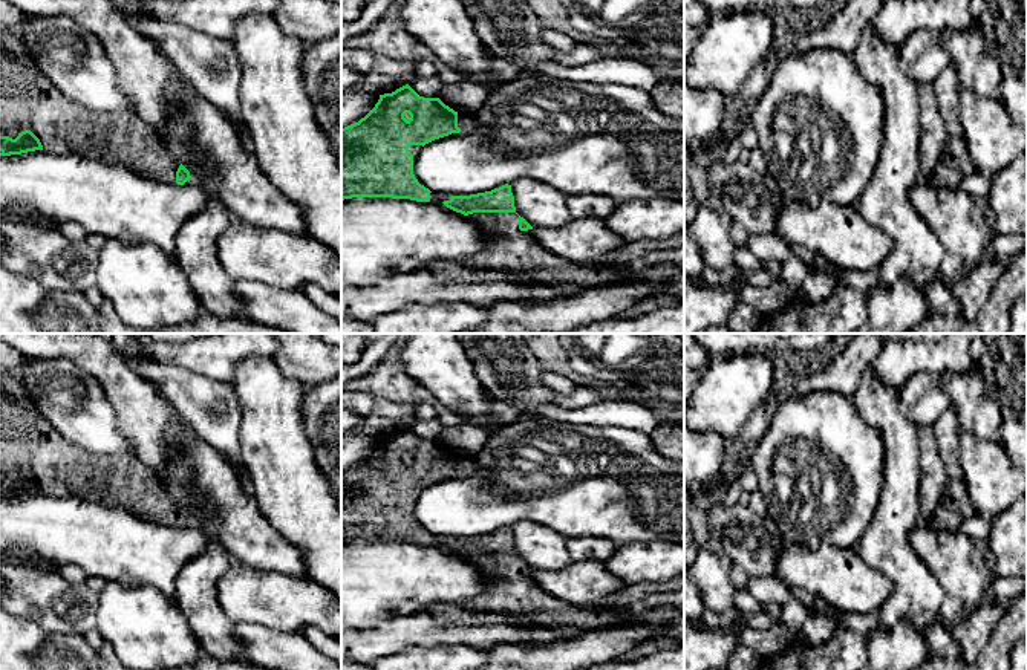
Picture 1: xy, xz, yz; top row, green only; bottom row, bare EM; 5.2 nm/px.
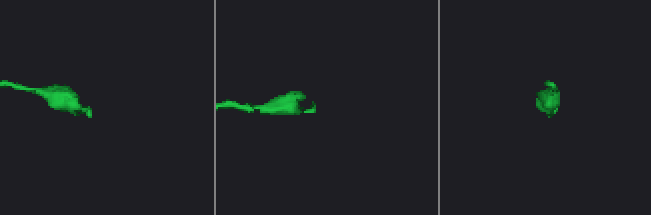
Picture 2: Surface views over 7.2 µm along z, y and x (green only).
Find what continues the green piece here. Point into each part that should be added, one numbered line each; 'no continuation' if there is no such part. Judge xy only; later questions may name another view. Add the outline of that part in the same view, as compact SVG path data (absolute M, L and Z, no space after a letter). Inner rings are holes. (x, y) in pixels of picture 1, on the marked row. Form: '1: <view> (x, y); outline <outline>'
1: xy (28, 101); outline M0 28L0 136L15 139L31 130L46 153L75 151L103 162L122 165L158 182L176 184L179 161L164 145L159 133L132 113L99 113L70 102L37 69L23 35L15 28Z

